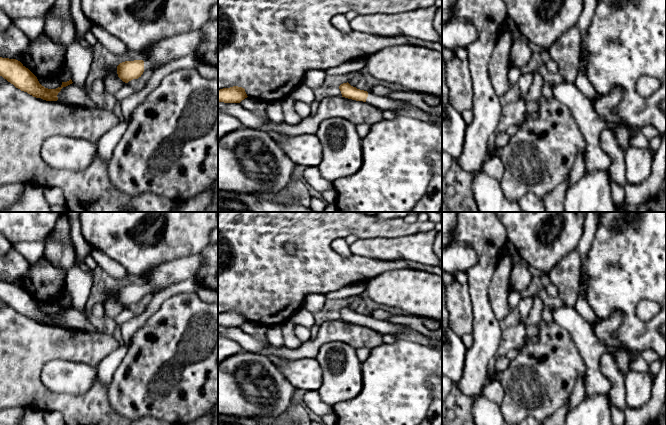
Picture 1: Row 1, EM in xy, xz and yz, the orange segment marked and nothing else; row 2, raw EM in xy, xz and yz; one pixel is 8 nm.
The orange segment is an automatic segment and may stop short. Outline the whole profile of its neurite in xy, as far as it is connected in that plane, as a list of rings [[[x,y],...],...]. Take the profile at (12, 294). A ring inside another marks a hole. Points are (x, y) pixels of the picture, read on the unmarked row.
[[[0,281],[0,300],[21,315],[46,325],[57,325],[57,319],[61,313],[73,307],[70,303],[67,306],[62,306],[62,309],[56,313],[45,312],[20,285],[2,281]]]

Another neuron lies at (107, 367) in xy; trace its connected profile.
[[[119,345],[118,348],[105,357],[97,369],[97,377],[105,385],[109,386],[113,380],[114,372],[122,362],[127,352],[126,345]]]

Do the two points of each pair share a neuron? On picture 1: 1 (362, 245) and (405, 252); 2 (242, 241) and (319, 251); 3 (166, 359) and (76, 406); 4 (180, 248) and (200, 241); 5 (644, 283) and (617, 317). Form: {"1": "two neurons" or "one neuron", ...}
{"1": "one neuron", "2": "one neuron", "3": "two neurons", "4": "one neuron", "5": "two neurons"}

